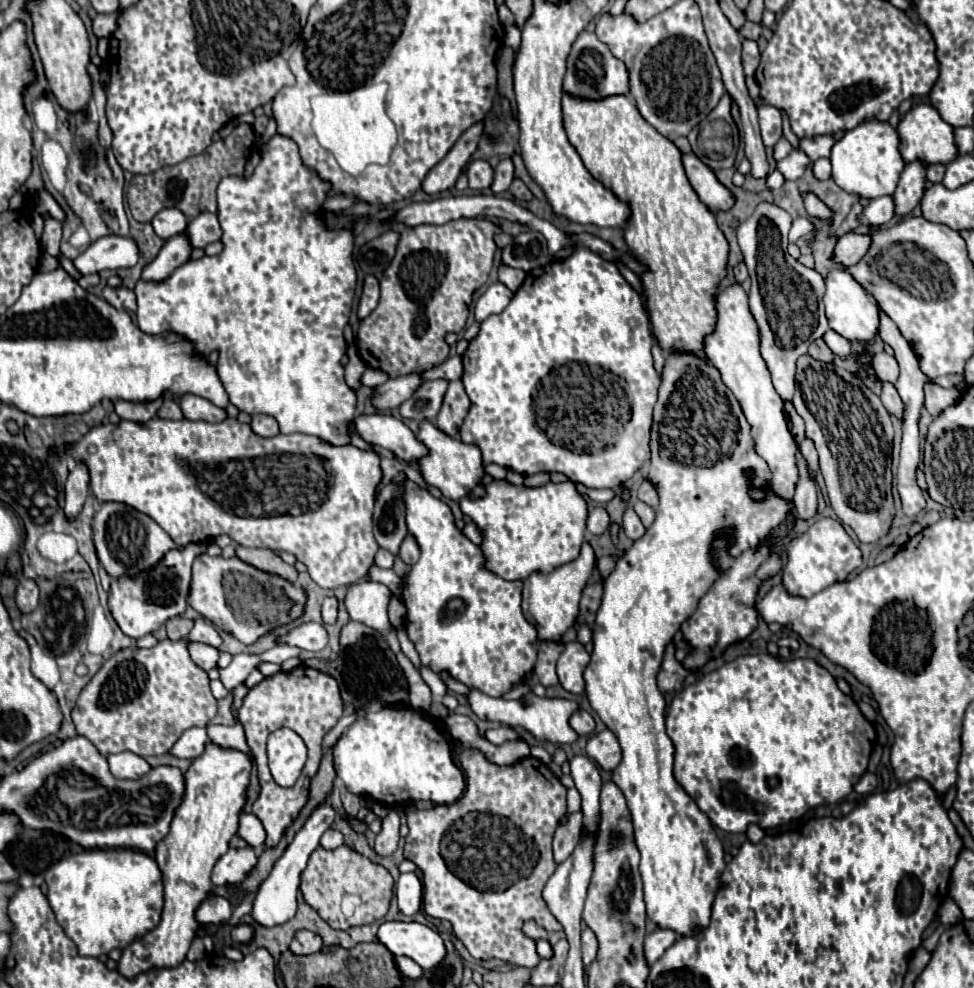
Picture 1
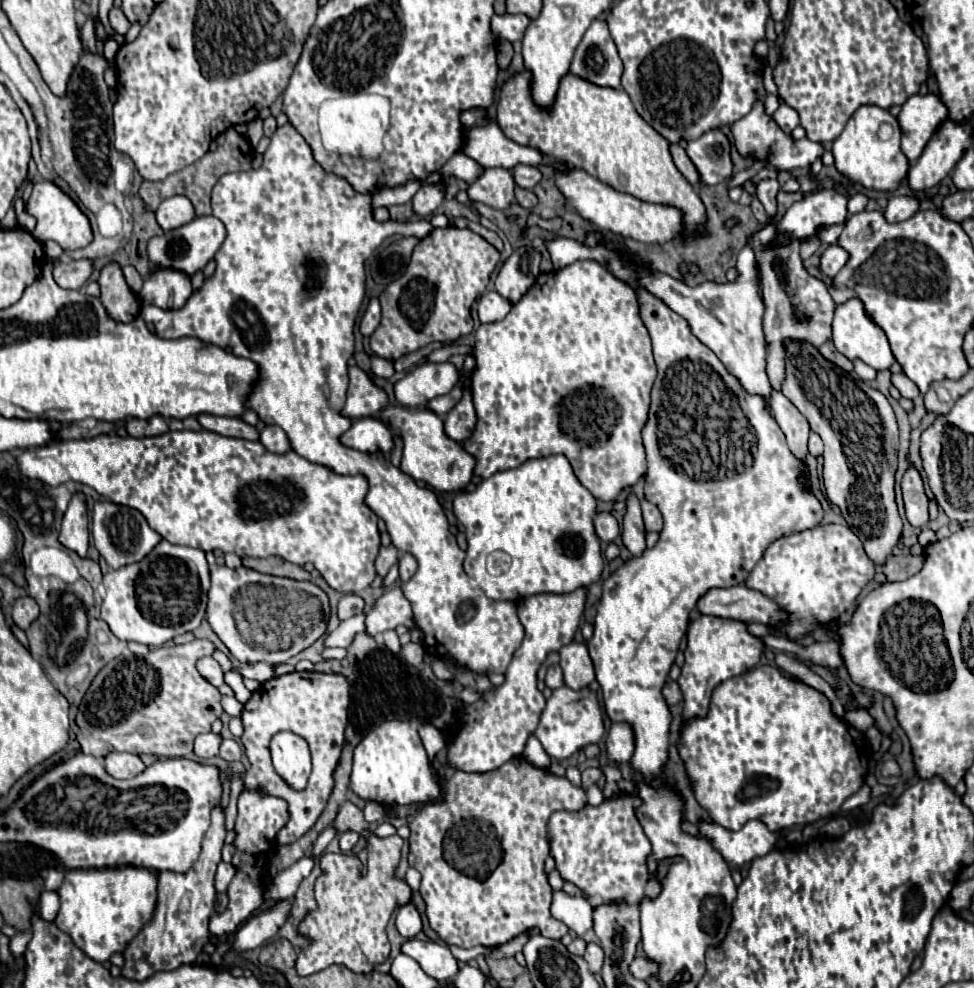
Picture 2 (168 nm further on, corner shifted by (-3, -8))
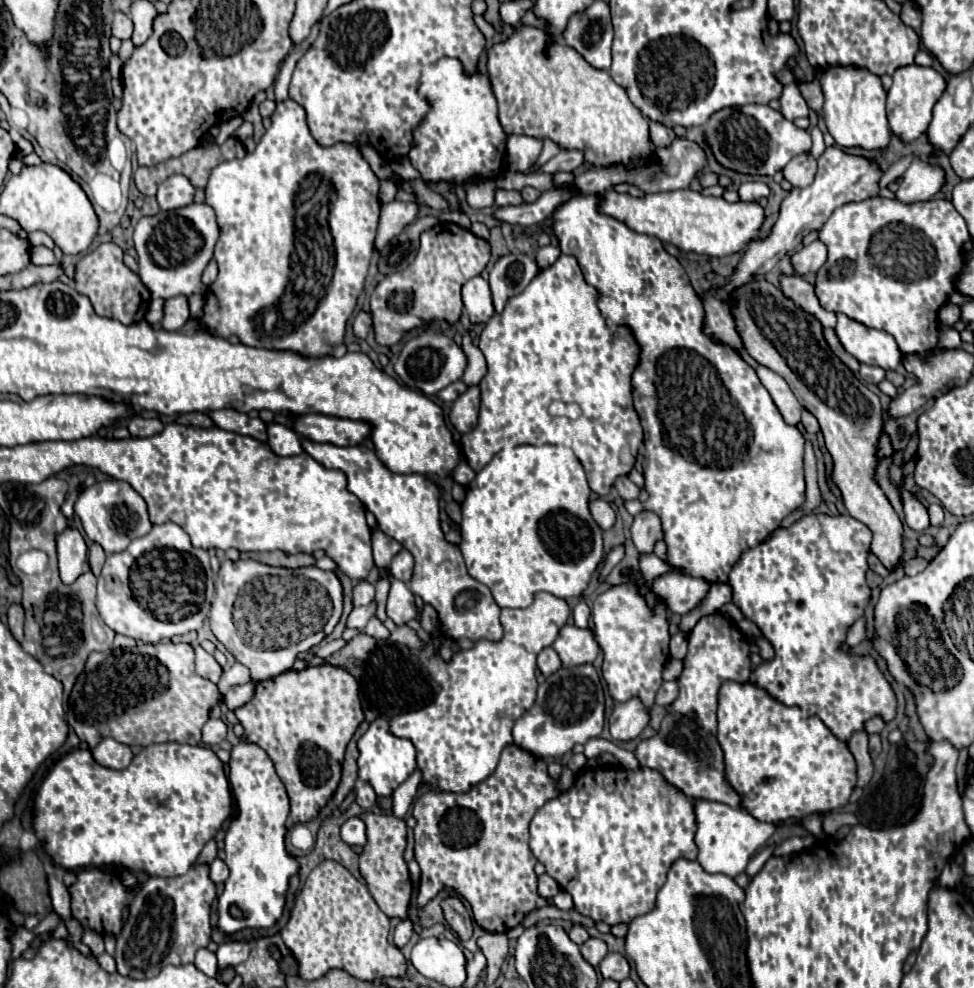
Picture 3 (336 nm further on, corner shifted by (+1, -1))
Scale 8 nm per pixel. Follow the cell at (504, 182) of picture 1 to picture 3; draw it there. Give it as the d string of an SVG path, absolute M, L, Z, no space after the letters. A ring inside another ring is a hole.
M560 150L560 154L556 154L550 162L546 162L538 172L548 172L548 174L558 170L574 172L582 166L584 166L584 154L580 150Z

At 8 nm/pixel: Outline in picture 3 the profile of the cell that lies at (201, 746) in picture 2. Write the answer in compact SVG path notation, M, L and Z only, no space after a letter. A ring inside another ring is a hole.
M210 718L202 728L202 742L206 746L216 746L226 738L226 724L220 718Z

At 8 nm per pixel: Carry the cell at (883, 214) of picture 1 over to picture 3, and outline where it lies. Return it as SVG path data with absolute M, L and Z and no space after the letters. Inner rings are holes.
M914 158L912 166L904 172L904 178L896 190L896 198L902 202L930 200L946 184L946 172L938 164L930 164L922 158Z

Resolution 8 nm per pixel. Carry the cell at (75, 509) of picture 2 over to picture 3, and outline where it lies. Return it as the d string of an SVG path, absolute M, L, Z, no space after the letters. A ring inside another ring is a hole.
M68 526L56 536L56 546L58 546L58 568L60 568L60 578L64 584L76 582L78 576L86 572L86 544L82 534Z

